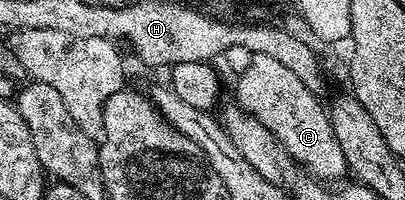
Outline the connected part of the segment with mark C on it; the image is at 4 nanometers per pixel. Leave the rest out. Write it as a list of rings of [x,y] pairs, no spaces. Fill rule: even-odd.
[[[256,53],[248,71],[237,74],[236,81],[238,81],[237,104],[245,113],[249,113],[264,125],[271,136],[282,146],[283,154],[295,166],[303,165],[307,169],[303,170],[311,178],[323,183],[338,183],[345,178],[342,176],[347,176],[344,151],[340,151],[340,143],[336,143],[336,135],[332,131],[327,106],[325,104],[322,106],[318,102],[321,101],[319,94],[308,91],[308,87],[304,87],[304,83],[300,83],[300,79],[296,79],[296,75],[292,75],[292,71],[288,71],[288,67],[284,67],[277,59],[268,59],[268,55]]]

